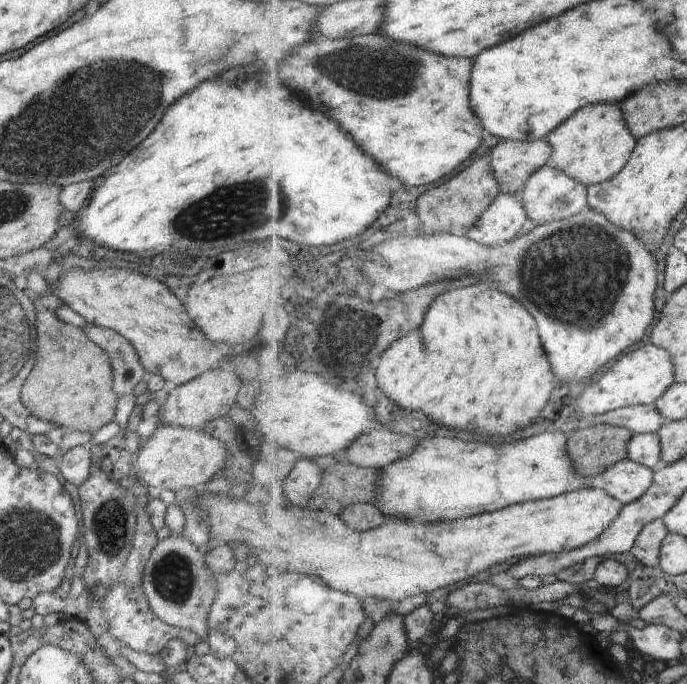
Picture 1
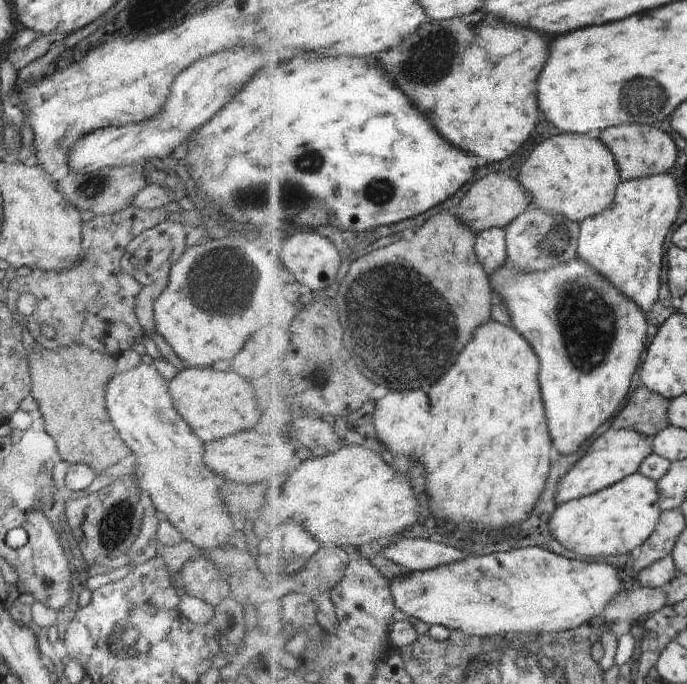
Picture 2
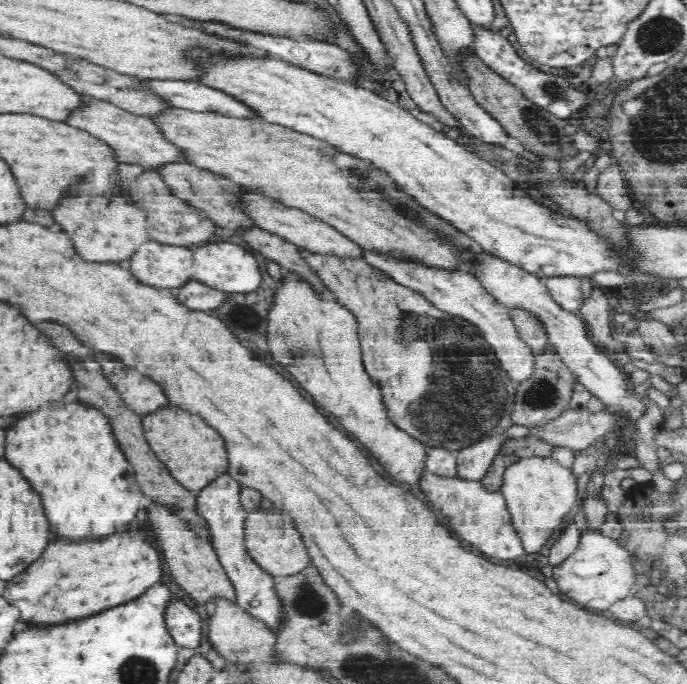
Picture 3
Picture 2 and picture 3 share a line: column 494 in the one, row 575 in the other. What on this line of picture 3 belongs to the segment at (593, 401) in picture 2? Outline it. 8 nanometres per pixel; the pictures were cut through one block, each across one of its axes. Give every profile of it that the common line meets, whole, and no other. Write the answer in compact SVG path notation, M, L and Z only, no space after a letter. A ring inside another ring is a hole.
M258 509L247 513L245 518L245 545L250 556L264 570L274 574L278 579L286 575L295 575L308 566L309 558L305 544L300 538L299 532L292 528L289 516L280 516L282 512L276 510Z

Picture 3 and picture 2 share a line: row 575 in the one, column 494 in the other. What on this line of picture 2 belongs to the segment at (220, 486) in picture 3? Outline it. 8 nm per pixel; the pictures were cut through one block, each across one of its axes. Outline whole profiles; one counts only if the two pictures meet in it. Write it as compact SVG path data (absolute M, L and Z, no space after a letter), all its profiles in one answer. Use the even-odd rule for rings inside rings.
M492 228L481 232L478 237L478 260L486 268L486 272L493 277L498 270L502 270L509 261L509 247L507 246L508 231L505 228Z

